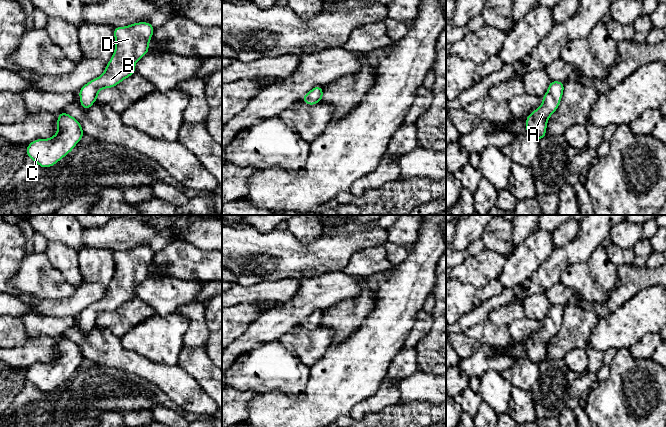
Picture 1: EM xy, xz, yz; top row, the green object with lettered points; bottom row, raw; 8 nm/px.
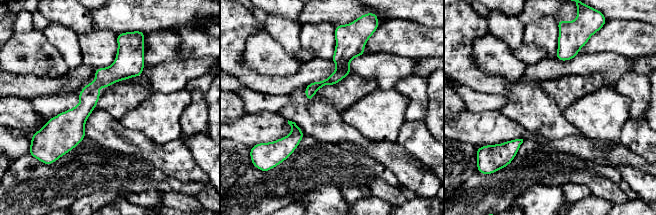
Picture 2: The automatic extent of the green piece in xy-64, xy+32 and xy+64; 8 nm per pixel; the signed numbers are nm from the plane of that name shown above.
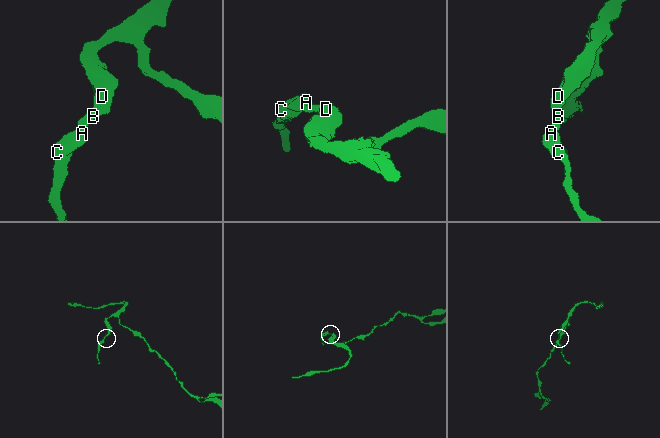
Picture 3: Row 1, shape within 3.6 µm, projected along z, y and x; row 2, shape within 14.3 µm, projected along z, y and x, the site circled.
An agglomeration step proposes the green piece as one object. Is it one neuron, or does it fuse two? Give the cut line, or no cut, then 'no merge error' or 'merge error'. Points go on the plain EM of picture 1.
cut none; no merge error

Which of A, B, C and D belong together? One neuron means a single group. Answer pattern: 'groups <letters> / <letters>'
groups A B C D

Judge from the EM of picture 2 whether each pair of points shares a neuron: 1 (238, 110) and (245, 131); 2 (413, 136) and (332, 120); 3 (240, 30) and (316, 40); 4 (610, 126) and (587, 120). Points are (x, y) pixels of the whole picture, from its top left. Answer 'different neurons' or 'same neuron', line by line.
1: different neurons
2: different neurons
3: different neurons
4: same neuron

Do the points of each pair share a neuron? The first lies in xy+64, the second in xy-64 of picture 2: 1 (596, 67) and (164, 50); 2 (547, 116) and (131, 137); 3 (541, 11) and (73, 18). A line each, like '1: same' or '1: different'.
1: different
2: same
3: different

